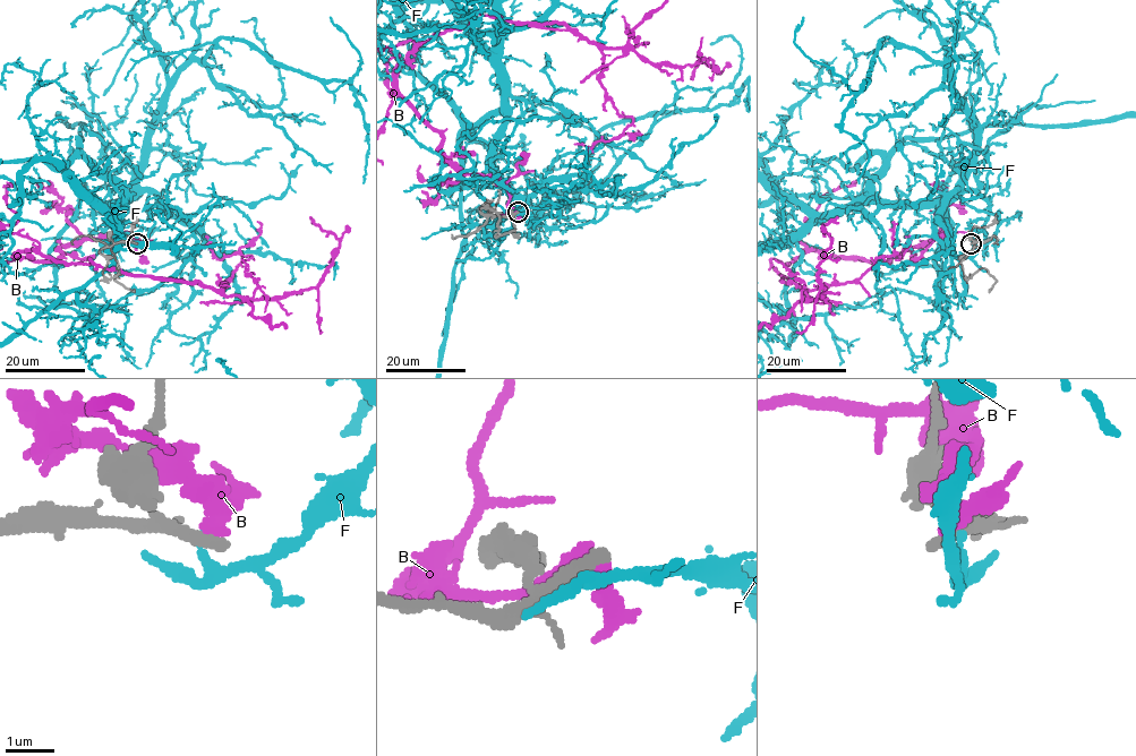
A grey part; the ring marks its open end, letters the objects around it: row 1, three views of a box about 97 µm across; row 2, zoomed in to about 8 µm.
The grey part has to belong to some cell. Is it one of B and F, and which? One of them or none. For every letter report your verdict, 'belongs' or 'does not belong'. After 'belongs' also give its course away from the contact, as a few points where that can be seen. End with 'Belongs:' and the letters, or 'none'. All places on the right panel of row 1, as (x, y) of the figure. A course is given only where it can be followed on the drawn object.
B: does not belong
F: does not belong
Belongs: none

